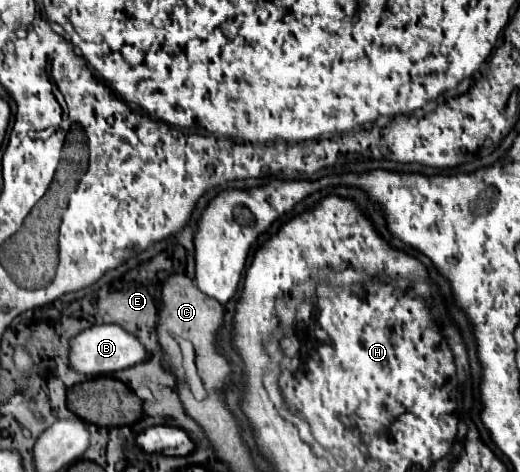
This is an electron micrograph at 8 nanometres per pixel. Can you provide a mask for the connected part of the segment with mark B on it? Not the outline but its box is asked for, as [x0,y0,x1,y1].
[69,325,147,375]

